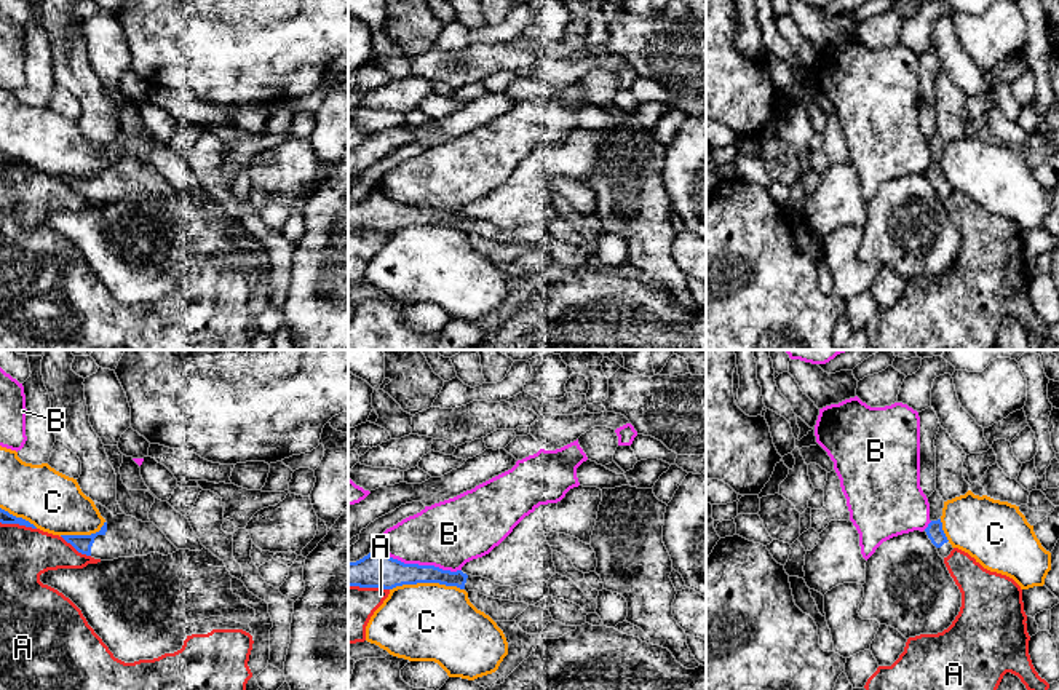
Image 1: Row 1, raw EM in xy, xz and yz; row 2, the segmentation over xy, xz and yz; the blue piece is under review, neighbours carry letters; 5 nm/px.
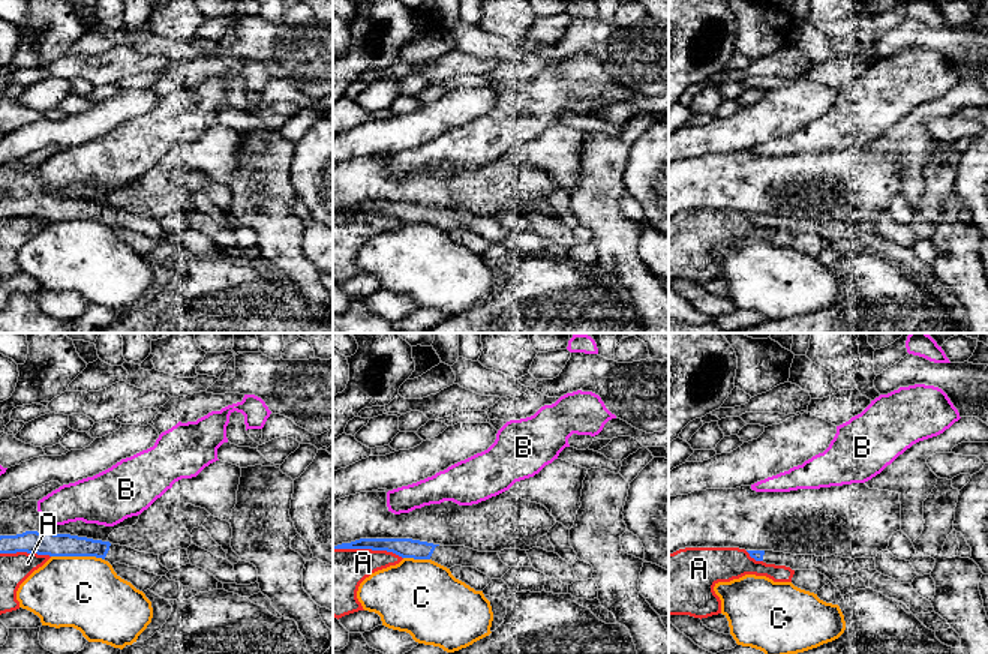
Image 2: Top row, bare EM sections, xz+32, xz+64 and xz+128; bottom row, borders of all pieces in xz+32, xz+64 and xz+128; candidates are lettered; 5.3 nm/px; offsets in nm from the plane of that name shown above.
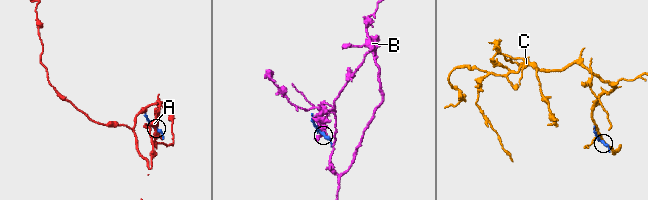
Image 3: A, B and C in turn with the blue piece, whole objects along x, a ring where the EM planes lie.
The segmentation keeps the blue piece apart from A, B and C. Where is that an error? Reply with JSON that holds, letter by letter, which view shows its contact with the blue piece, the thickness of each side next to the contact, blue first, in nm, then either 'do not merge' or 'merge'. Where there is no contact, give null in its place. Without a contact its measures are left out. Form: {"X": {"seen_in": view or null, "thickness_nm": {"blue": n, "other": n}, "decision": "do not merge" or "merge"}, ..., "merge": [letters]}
{"A": {"seen_in": "xy", "thickness_nm": {"blue": 60, "other": 260}, "decision": "do not merge"}, "B": {"seen_in": "xz", "thickness_nm": {"blue": 180, "other": 340}, "decision": "do not merge"}, "C": {"seen_in": "xz", "thickness_nm": {"blue": 180, "other": 400}, "decision": "do not merge"}, "merge": []}

